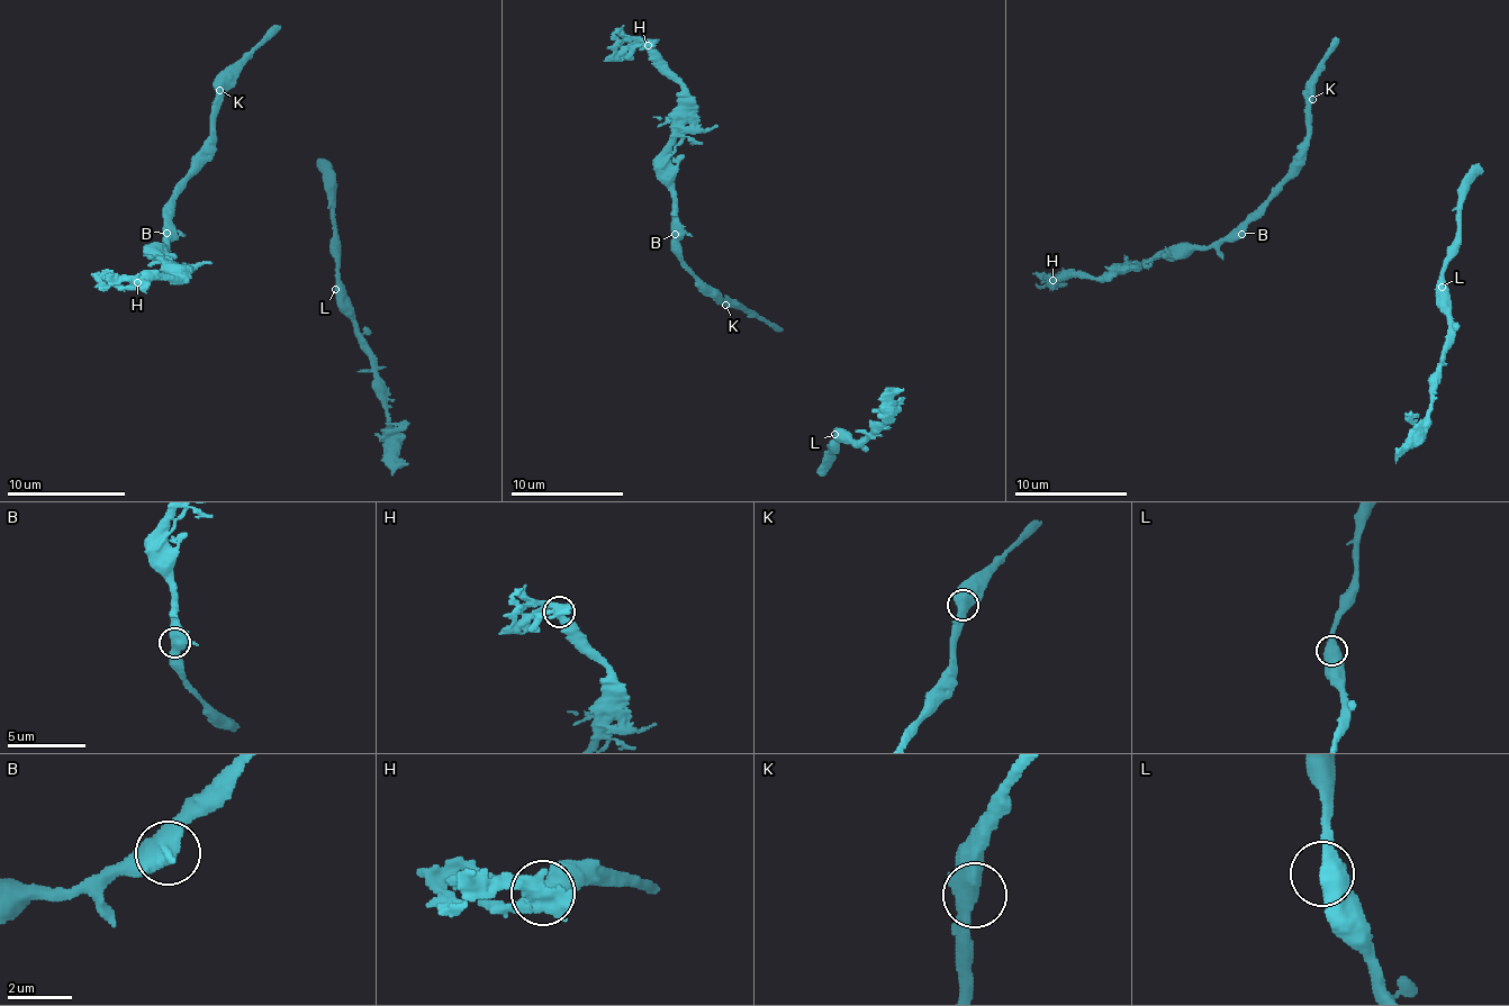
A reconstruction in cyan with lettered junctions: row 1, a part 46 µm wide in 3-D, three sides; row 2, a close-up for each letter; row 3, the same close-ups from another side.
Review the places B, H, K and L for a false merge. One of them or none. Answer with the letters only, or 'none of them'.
H

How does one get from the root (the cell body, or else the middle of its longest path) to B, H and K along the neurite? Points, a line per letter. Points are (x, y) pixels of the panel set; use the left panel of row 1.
B: (270, 39), (252, 52), (223, 96), (214, 119), (214, 150), (178, 193), (172, 206), (172, 226), (166, 233)
H: (270, 39), (223, 96), (214, 150), (172, 200), (172, 280), (137, 283)
K: (270, 39), (255, 48), (246, 63), (219, 90)

